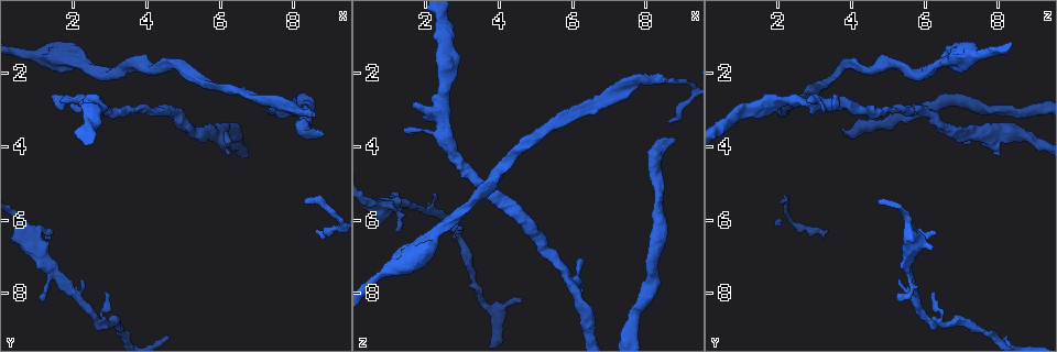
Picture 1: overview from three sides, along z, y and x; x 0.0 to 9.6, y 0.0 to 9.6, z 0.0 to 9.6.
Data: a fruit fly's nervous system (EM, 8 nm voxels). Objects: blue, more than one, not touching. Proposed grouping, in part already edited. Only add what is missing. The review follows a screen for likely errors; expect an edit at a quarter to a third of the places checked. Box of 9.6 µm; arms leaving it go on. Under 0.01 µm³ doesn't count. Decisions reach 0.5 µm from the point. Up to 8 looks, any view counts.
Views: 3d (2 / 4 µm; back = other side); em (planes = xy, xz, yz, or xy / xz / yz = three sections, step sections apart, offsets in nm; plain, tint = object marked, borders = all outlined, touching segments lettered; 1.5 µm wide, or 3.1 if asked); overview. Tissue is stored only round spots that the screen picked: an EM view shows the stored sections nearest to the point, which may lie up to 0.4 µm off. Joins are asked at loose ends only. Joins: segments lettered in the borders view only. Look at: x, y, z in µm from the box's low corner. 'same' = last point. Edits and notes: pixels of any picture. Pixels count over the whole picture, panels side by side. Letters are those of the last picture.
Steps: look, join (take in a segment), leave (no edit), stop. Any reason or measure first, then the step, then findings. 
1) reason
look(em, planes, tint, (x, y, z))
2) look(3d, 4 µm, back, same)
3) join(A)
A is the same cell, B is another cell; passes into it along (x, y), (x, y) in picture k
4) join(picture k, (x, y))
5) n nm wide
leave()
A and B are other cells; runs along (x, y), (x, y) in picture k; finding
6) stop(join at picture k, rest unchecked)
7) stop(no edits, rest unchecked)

thin end
look(em, planes, borders, (1.25, 6.40, 6.30))

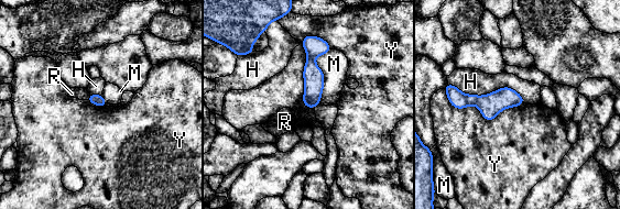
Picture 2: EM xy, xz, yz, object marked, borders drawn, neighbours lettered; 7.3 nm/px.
leave()
H, M, R and Y are other cells; border along (306, 34), (303, 103), (314, 108) in picture 2; none of them fits

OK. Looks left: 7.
free end
look(3d, 4 µm, (1.60, 2.75, 2.90))

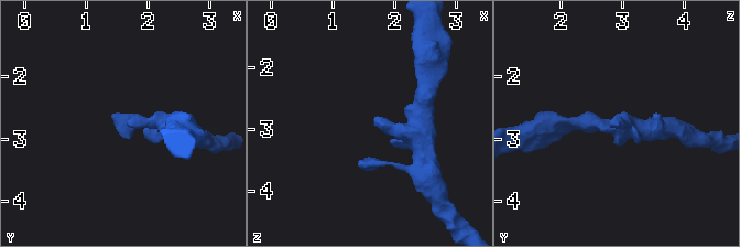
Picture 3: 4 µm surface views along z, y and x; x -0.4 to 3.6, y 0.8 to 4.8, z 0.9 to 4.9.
look(em, planes, borders, (1.65, 2.75, 2.85))

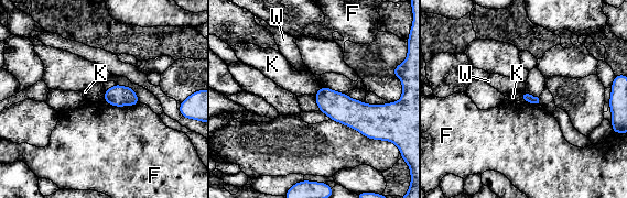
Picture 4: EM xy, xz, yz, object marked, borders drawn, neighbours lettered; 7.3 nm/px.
F touches over 260 nm
leave()
F, K and W are other cells; none of them fits

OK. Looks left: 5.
end of a long branch
look(em, yz, step 4, borders, (8.65, 3.15, 2.15))

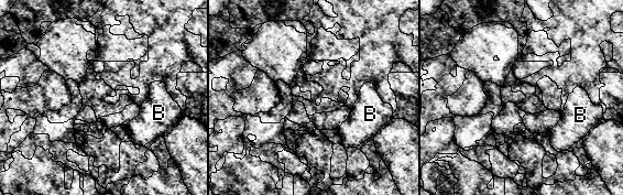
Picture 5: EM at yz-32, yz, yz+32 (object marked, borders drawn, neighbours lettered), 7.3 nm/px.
another direction
look(em, xz, step 4, borders, same)

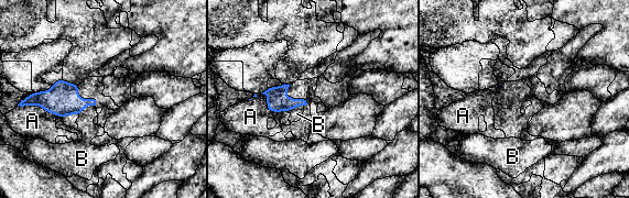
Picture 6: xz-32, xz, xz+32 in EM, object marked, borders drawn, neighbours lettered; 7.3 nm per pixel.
leave()
A and B are other cells; border along (94, 105), (87, 105), (79, 114) in picture 6; no lettered segment goes on from it

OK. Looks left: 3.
stop(no edits, rest unchecked)

